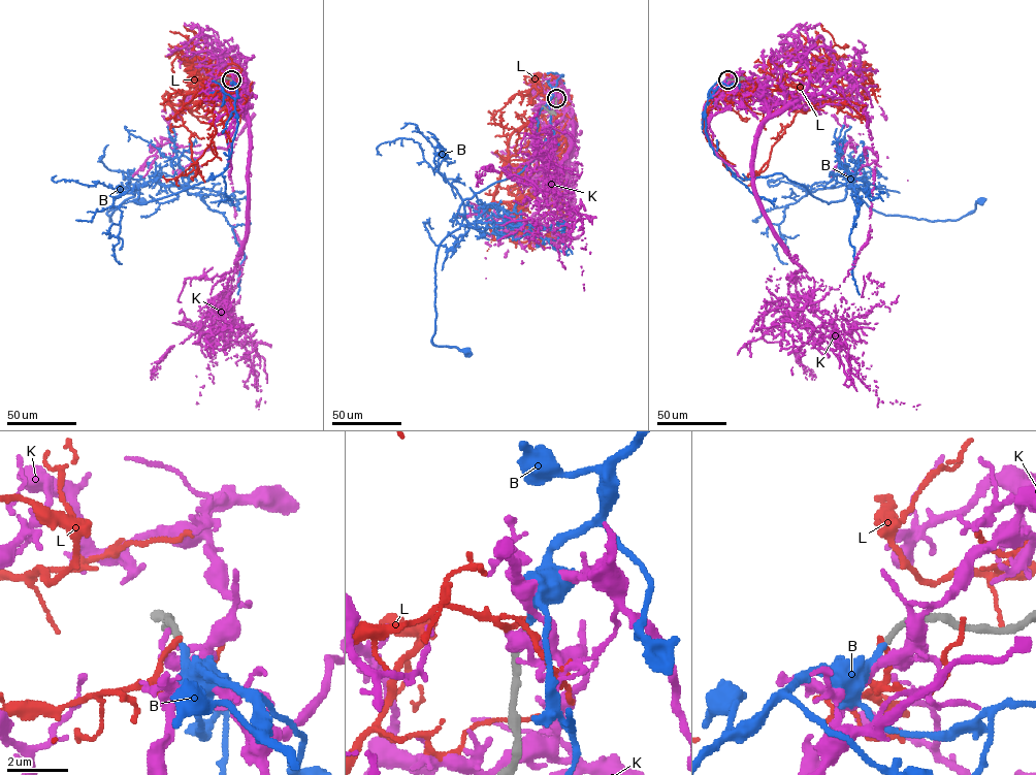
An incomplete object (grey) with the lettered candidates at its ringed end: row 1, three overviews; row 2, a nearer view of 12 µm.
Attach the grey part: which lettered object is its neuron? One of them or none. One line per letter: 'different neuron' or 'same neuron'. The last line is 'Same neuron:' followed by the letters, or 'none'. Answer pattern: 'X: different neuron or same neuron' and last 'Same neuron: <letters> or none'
B: same neuron
K: different neuron
L: different neuron
Same neuron: B

